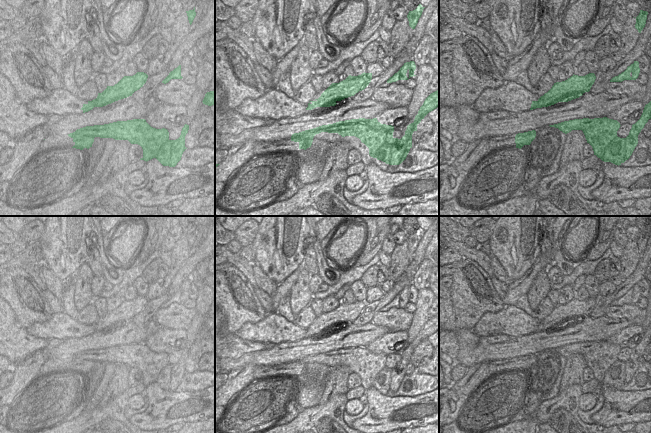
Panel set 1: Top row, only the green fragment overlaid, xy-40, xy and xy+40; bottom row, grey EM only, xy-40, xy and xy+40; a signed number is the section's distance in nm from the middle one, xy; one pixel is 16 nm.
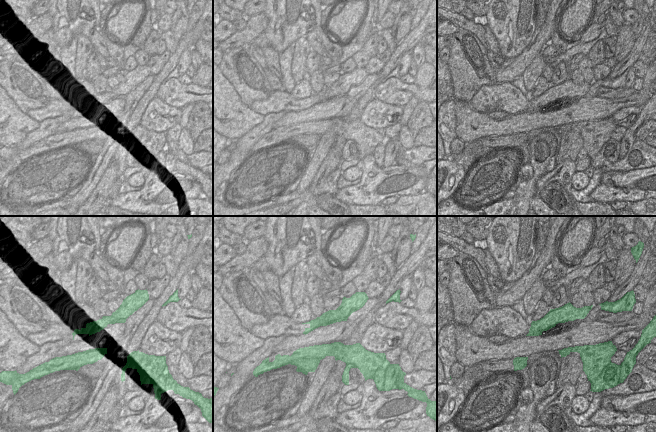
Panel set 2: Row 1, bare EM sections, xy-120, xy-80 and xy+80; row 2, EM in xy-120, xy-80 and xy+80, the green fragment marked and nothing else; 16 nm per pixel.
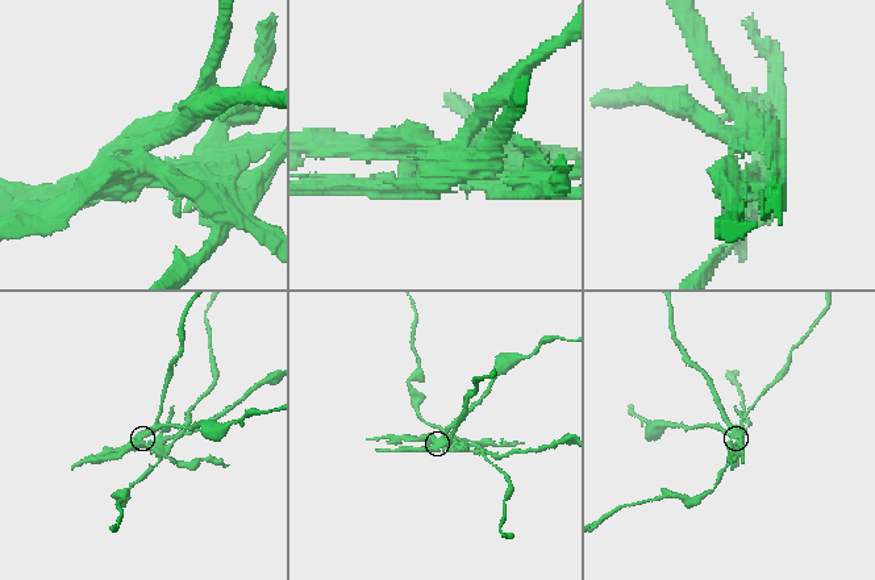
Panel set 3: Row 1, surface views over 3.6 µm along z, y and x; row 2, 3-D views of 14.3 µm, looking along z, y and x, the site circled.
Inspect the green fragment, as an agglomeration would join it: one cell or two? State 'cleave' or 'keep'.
cleave

